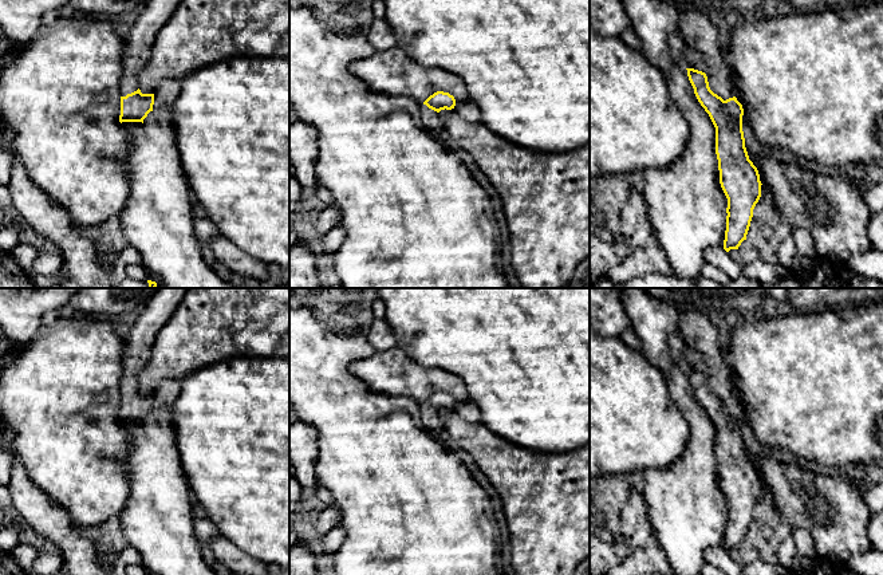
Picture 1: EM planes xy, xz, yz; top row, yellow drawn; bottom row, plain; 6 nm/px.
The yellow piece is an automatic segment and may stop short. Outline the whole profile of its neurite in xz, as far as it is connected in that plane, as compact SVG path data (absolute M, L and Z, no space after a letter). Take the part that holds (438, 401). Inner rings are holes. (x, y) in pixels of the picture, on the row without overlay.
M437 391L430 395L423 403L421 403L419 424L437 434L444 430L442 420L439 417L441 410L452 410L456 406L456 399L449 393Z

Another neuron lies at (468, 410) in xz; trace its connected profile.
M470 401L456 402L454 410L468 422L480 424L482 422L481 411L476 403Z

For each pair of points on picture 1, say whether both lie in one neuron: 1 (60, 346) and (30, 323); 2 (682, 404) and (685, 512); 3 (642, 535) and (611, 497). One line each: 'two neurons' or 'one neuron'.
1: two neurons
2: one neuron
3: two neurons

